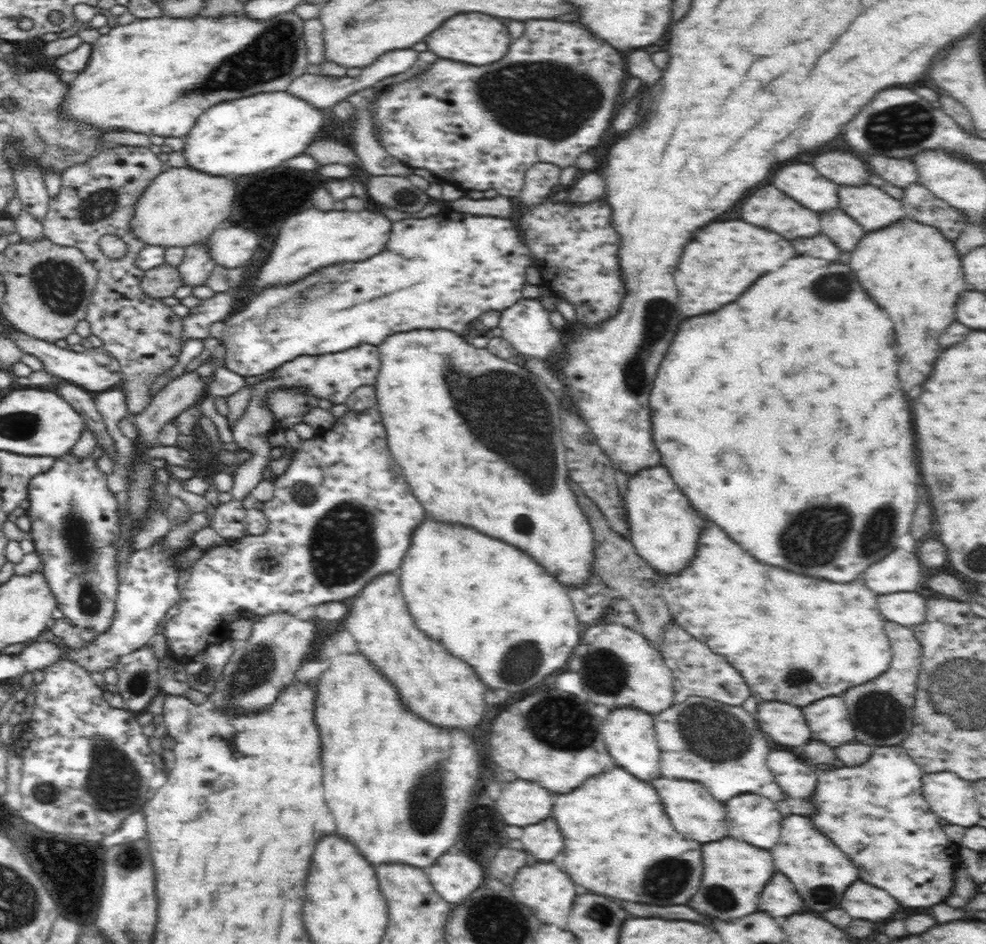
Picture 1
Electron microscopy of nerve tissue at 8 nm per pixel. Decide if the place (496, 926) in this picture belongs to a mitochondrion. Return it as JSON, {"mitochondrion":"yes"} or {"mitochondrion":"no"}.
{"mitochondrion":"yes"}

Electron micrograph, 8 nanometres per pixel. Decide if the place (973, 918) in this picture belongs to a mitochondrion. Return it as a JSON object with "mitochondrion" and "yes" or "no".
{"mitochondrion":"no"}

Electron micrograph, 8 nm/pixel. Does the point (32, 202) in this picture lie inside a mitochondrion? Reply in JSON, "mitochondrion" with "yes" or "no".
{"mitochondrion":"no"}

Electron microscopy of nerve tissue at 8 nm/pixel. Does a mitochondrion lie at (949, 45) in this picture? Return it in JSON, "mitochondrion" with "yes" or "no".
{"mitochondrion":"no"}

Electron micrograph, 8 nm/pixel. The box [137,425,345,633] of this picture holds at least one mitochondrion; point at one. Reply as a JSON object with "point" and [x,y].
{"point":[305,493]}

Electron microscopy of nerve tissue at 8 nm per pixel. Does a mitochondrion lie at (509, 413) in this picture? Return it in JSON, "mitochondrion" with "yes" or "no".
{"mitochondrion":"yes"}

